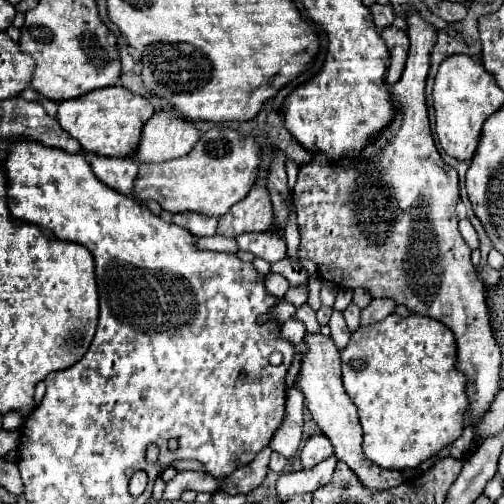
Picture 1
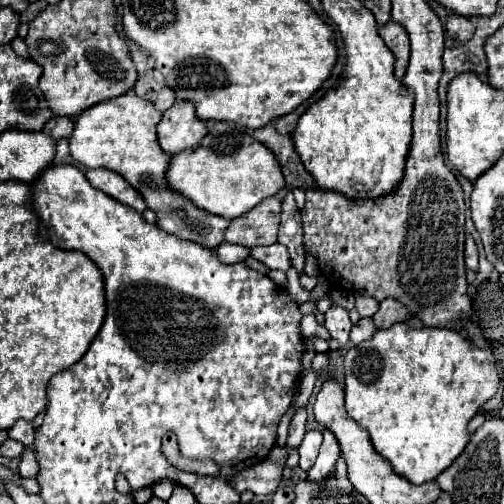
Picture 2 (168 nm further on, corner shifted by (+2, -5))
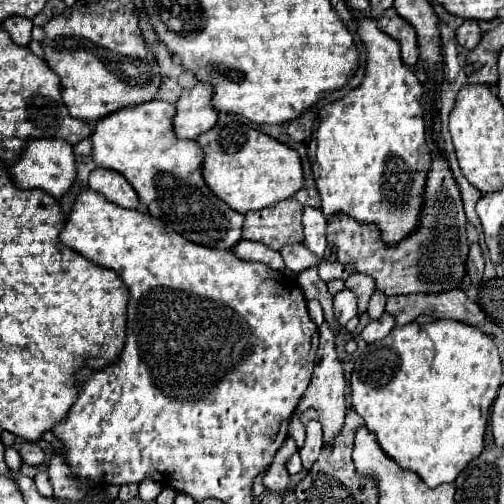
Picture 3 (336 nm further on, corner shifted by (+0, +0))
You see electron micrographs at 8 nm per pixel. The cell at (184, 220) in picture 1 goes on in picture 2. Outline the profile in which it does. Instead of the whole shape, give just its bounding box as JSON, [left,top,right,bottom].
[69,95,229,249]

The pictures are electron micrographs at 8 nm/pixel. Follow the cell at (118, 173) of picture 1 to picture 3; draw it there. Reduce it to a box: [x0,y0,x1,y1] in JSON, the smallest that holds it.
[89,168,139,208]

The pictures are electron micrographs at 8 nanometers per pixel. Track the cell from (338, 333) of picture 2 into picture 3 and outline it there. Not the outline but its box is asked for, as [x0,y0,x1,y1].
[335,288,357,326]

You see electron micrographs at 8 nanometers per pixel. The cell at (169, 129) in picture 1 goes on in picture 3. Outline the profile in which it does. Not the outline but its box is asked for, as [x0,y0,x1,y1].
[173,82,217,138]

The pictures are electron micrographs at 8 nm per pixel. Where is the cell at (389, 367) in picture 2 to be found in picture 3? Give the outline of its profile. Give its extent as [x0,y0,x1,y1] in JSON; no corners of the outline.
[351,320,503,488]

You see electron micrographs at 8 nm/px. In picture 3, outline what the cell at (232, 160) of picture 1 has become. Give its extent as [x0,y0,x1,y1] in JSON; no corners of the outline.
[197,116,303,214]

